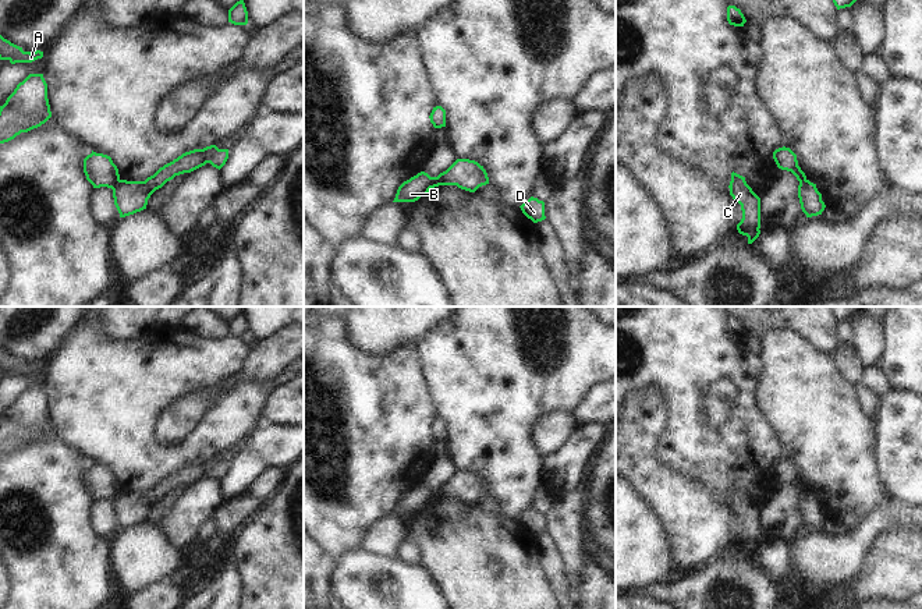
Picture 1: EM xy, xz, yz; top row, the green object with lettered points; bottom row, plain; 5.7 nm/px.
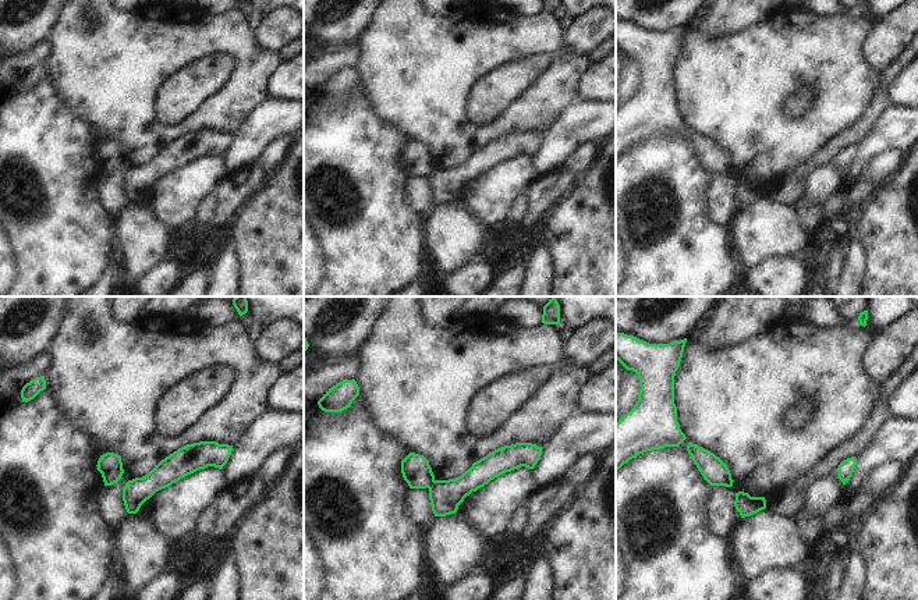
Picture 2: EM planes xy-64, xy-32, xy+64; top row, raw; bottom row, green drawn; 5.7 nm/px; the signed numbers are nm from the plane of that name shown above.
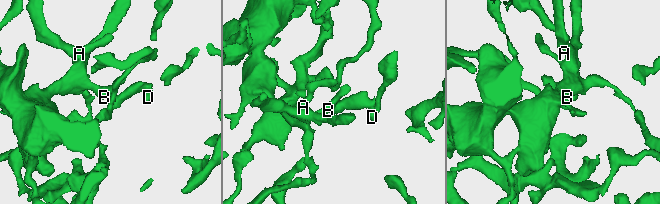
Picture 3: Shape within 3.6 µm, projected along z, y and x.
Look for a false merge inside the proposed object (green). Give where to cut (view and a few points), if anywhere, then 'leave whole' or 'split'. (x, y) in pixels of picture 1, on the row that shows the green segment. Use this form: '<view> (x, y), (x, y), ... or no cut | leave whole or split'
xz (433, 177), (431, 187) | split

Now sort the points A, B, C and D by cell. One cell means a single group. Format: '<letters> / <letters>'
A B C / D

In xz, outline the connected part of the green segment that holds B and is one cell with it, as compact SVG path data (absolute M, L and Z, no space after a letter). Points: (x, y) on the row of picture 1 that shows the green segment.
M421 171L409 180L404 181L396 194L393 202L415 202L426 195L432 188L432 178L428 173Z

